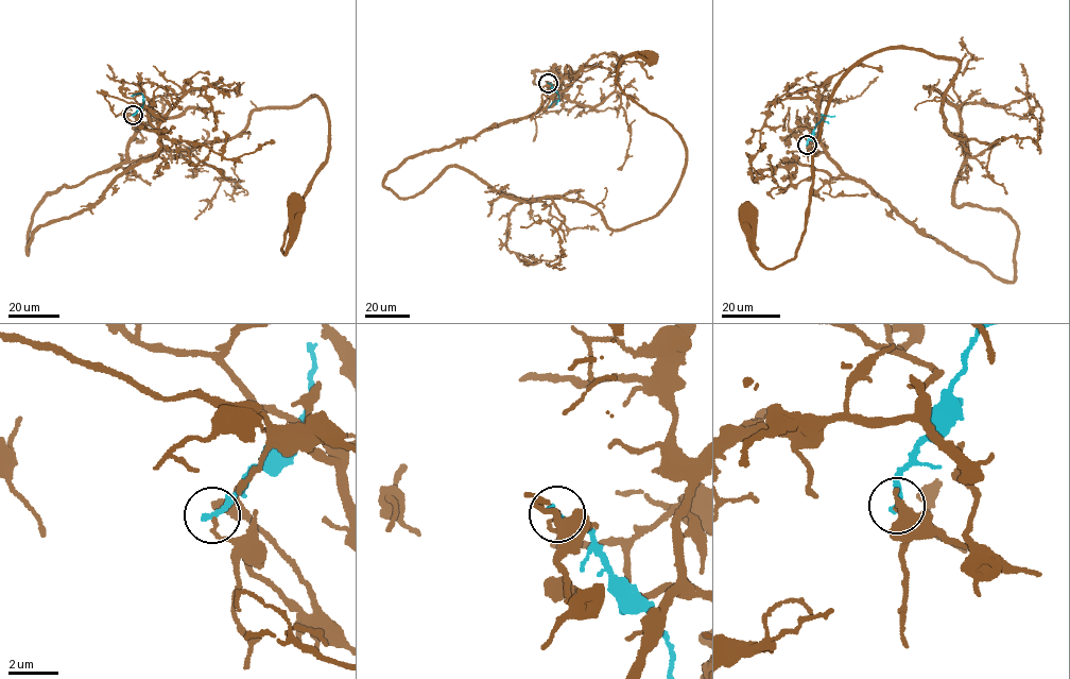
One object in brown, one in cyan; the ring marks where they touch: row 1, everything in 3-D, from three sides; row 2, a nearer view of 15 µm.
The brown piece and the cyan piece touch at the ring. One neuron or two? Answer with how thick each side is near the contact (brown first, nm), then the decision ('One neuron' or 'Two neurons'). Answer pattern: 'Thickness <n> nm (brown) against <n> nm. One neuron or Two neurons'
Thickness 150 nm (brown) against 280 nm. Two neurons

